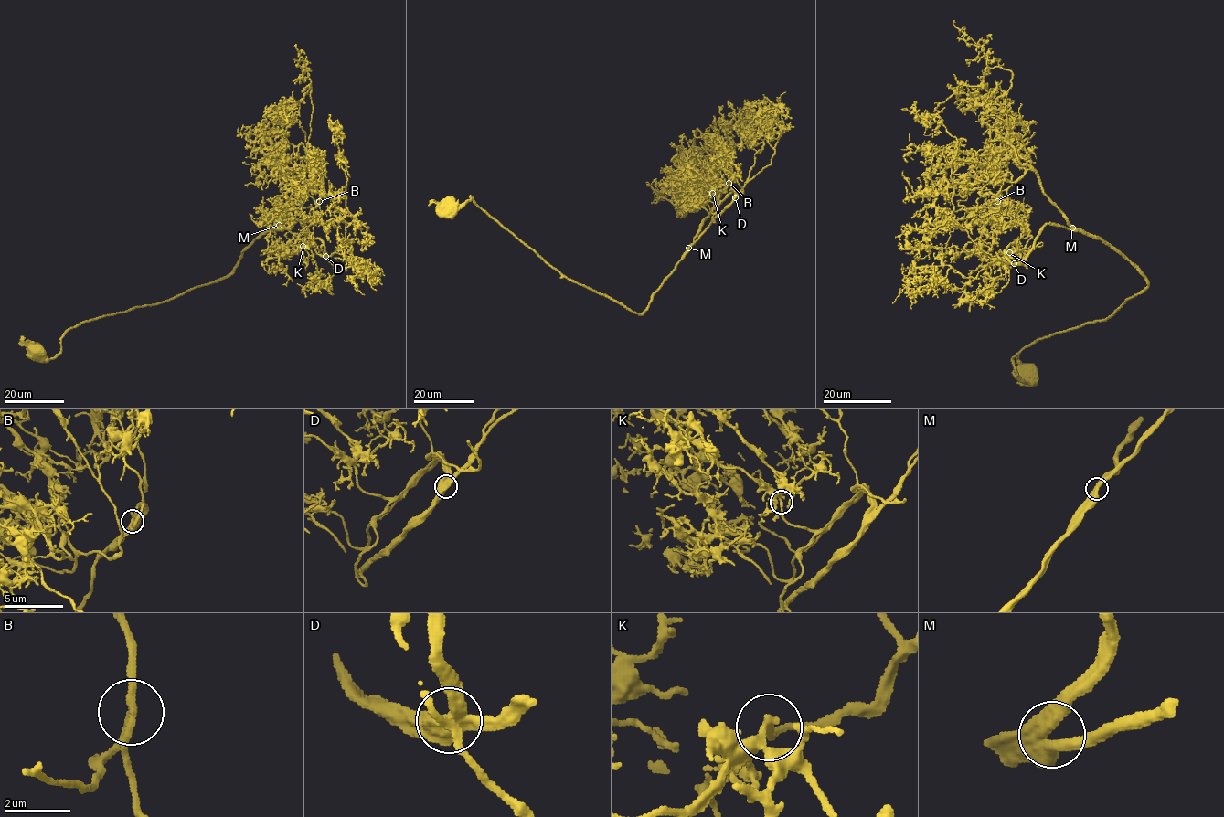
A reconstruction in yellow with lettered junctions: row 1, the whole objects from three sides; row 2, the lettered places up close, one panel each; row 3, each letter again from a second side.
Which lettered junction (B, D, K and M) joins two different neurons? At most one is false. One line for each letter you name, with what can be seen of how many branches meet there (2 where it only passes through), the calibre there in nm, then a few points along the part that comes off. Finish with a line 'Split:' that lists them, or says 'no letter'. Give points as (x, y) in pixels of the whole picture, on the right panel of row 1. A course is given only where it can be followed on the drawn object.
Split: no letter

